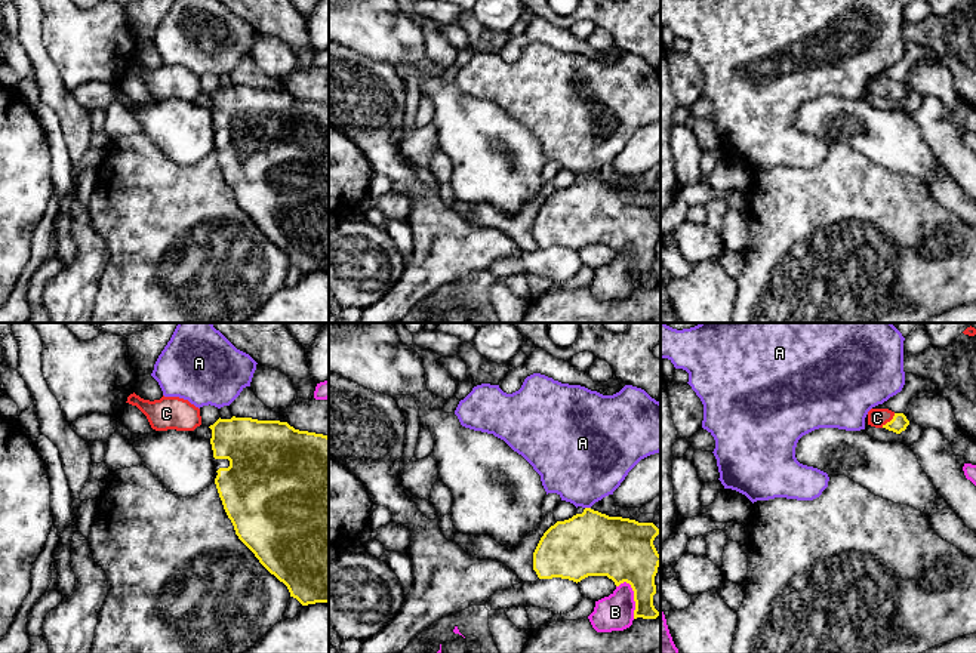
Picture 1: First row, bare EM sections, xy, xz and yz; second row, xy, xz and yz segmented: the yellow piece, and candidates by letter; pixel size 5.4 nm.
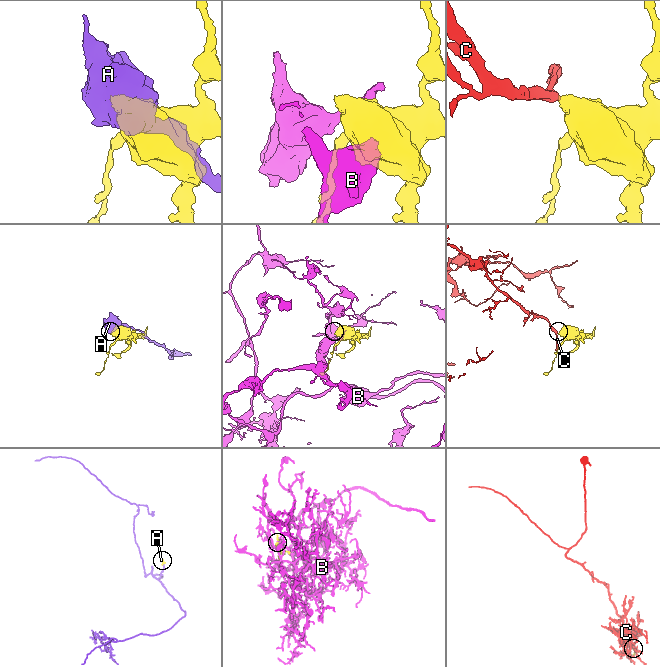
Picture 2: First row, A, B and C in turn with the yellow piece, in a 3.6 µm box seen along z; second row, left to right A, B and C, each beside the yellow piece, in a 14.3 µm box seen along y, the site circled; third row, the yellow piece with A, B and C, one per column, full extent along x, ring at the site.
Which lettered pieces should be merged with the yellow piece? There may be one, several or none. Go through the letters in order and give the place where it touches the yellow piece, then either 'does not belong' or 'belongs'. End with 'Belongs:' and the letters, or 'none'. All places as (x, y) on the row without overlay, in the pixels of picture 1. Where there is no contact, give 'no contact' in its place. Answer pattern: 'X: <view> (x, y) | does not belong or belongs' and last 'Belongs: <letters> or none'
A: xz (588, 176) | does not belong
B: xz (634, 267) | does not belong
C: yz (890, 89) | belongs
Belongs: C

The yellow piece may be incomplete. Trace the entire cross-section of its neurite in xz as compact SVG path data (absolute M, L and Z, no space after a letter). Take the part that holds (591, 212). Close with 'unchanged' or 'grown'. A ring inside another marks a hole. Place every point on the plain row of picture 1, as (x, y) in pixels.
M585 176L582 182L557 190L544 201L533 221L533 238L539 247L561 246L578 252L588 244L607 244L616 255L626 250L634 259L634 287L656 287L661 281L653 274L653 264L661 224L653 209L659 201L653 191L609 185Z | unchanged

